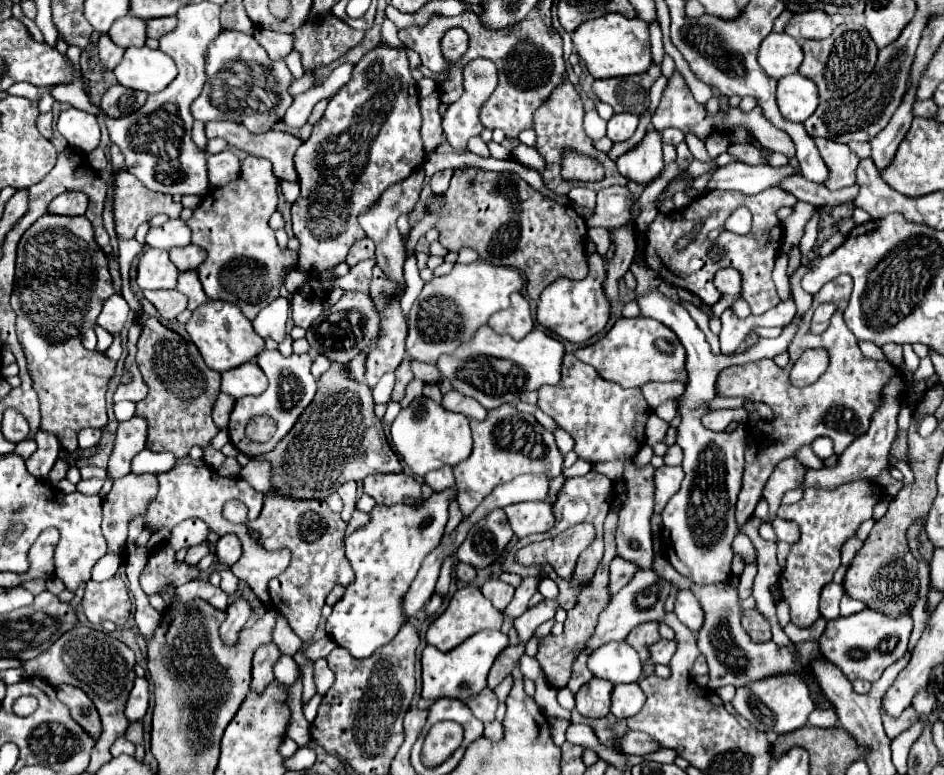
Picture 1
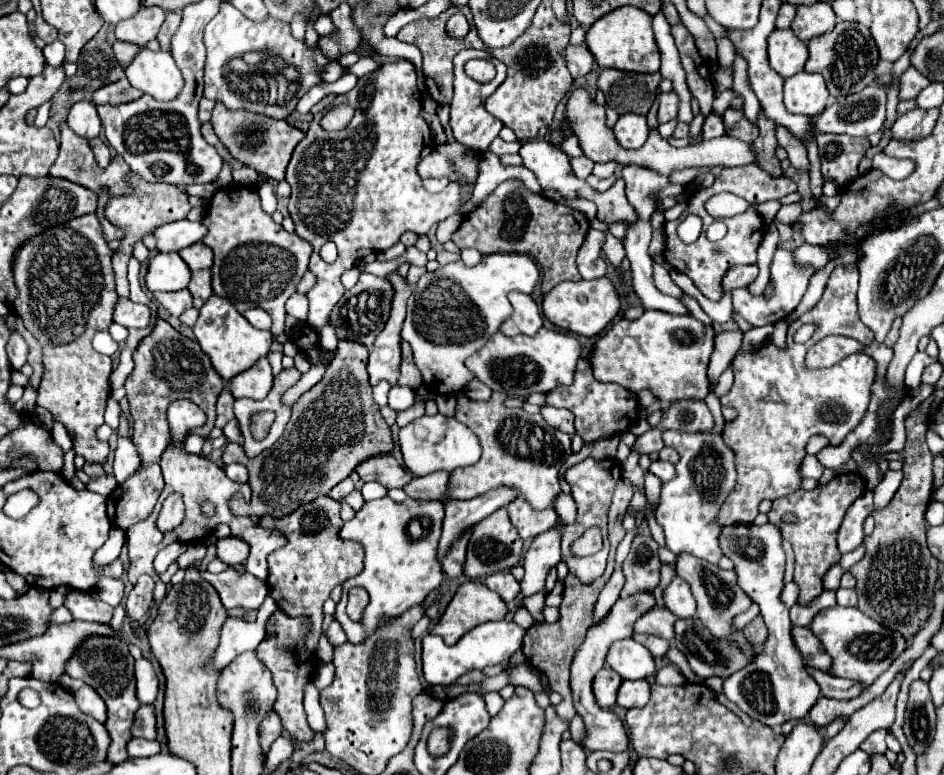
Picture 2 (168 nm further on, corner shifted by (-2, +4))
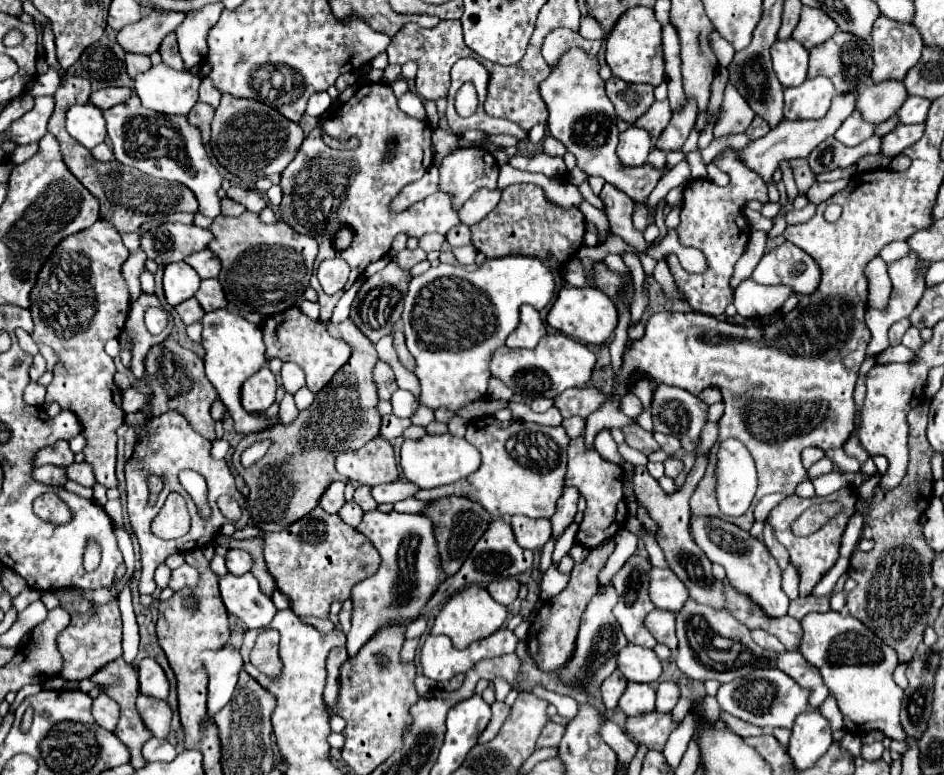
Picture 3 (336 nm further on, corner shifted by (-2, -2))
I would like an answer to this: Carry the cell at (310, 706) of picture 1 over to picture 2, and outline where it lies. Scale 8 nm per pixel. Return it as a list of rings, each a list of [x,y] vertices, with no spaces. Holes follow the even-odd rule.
[[[325,663],[323,667],[319,667],[319,671],[315,675],[315,685],[317,685],[319,691],[323,691],[333,681],[333,671],[335,671],[333,663]]]

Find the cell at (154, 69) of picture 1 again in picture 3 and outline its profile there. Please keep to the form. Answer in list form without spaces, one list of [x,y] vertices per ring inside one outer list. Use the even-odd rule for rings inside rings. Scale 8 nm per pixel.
[[[159,63],[159,65],[153,65],[149,71],[139,73],[135,77],[135,93],[139,95],[141,103],[147,109],[153,109],[153,111],[165,113],[165,115],[189,115],[189,111],[199,101],[199,93],[197,93],[199,83],[201,83],[201,79],[191,75],[189,71],[175,71],[175,69],[167,67],[165,63]]]

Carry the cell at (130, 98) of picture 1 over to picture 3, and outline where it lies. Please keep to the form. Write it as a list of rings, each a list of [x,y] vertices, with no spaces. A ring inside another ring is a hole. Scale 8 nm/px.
[[[107,87],[107,89],[93,91],[91,93],[91,103],[95,107],[99,107],[101,111],[105,111],[105,109],[117,105],[117,103],[123,103],[129,95],[131,95],[129,87]]]

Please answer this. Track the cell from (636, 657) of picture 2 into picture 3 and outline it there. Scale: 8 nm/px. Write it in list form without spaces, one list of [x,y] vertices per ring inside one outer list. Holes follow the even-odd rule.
[[[627,645],[619,651],[617,669],[633,683],[653,683],[661,675],[661,661],[653,649]]]

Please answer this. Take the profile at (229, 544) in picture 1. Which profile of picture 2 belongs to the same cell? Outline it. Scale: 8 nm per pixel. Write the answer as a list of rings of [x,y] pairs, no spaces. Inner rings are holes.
[[[223,537],[217,539],[217,557],[229,567],[245,563],[249,555],[249,545],[239,537]]]

